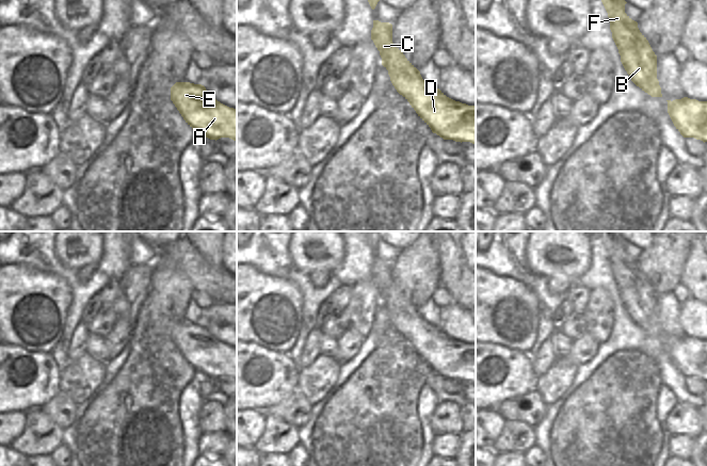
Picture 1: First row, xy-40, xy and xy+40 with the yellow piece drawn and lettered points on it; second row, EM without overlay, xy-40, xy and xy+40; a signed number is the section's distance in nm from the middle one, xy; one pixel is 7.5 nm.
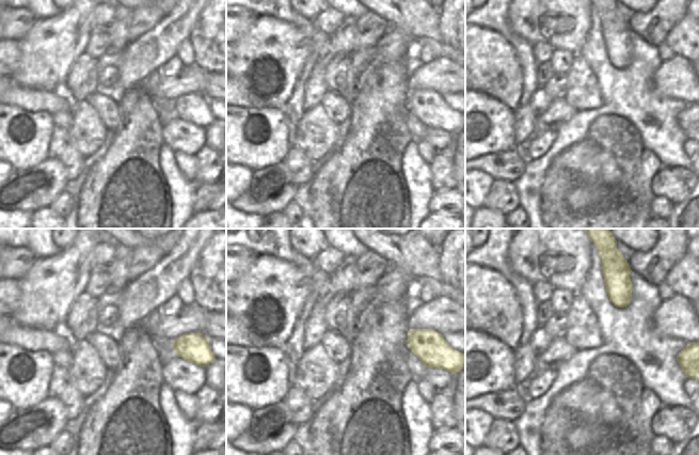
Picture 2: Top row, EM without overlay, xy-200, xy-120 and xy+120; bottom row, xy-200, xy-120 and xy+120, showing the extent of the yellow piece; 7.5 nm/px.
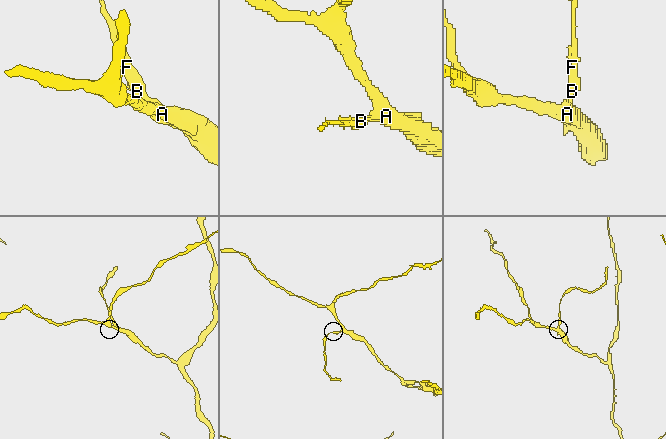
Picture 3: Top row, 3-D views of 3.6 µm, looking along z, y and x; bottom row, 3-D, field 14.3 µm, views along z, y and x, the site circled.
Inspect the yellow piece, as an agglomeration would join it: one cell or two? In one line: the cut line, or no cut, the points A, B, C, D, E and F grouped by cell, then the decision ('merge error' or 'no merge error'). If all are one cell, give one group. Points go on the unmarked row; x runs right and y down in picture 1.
no cut | A B C D E F | no merge error

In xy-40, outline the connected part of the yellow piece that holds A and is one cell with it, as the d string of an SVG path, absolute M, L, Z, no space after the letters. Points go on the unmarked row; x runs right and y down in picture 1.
M176 321L171 326L171 339L186 359L199 374L210 379L229 376L237 381L237 349L214 338L202 323Z

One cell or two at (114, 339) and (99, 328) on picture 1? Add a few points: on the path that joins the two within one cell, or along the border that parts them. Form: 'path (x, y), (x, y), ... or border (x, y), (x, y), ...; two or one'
border (118, 318), (113, 327), (103, 337); two

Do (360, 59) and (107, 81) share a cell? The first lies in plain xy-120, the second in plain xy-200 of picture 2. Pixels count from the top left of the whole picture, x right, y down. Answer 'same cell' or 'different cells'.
different cells

